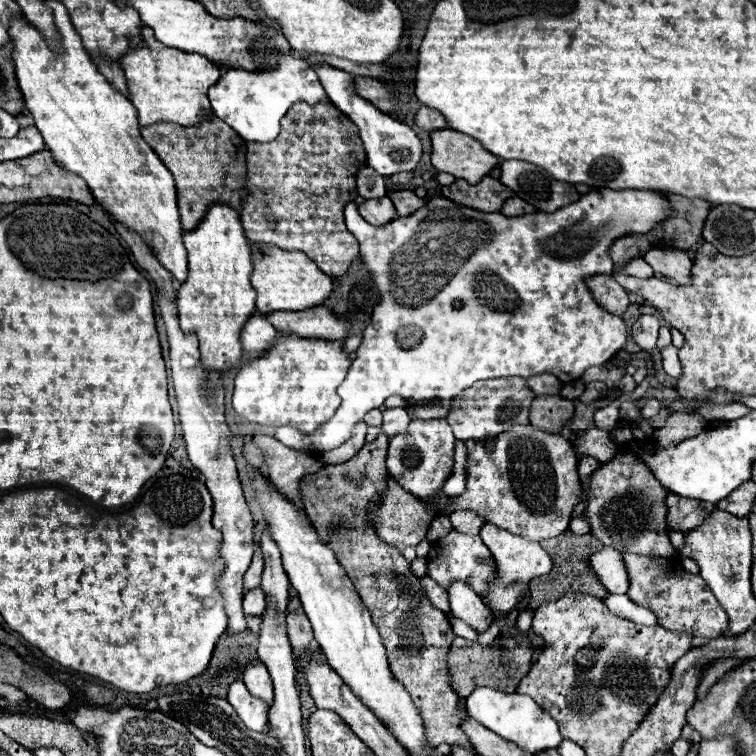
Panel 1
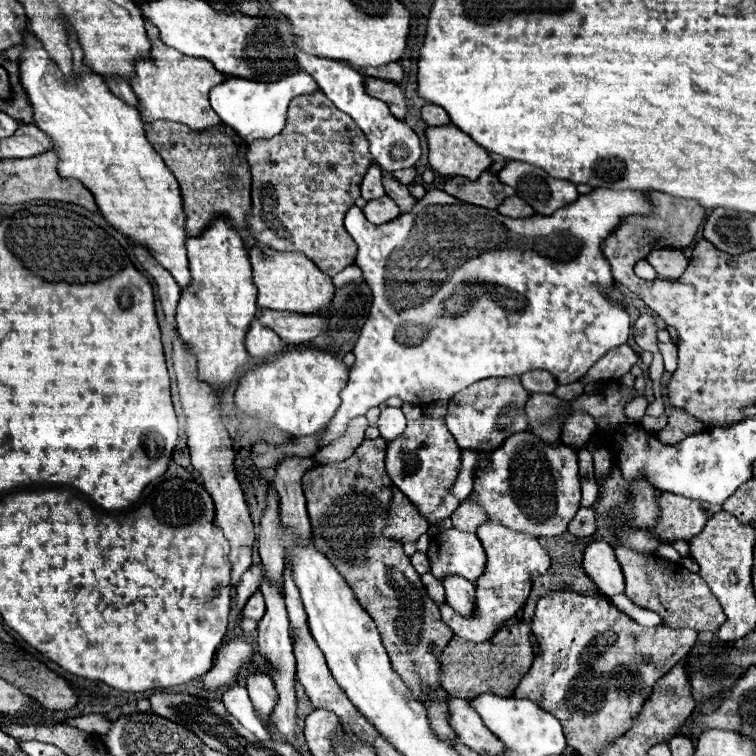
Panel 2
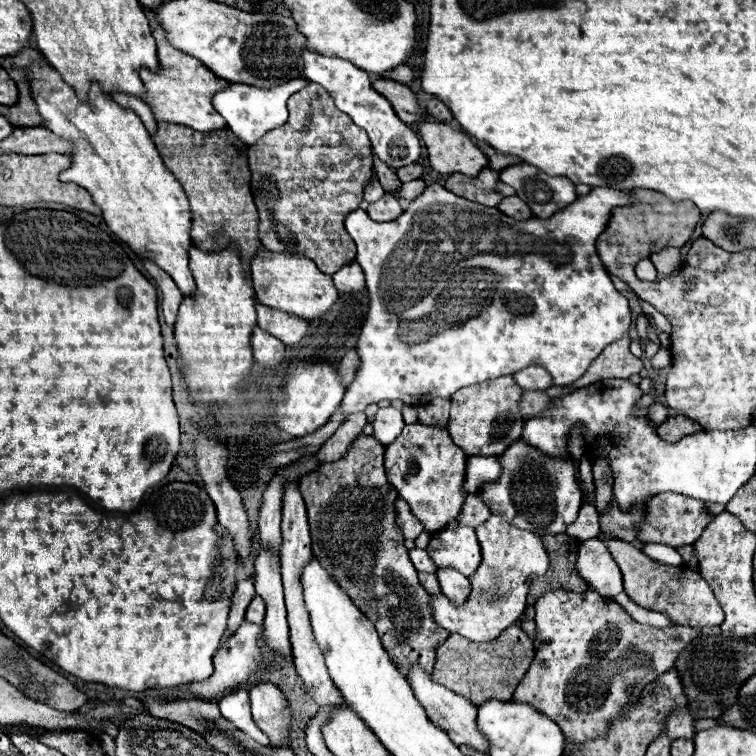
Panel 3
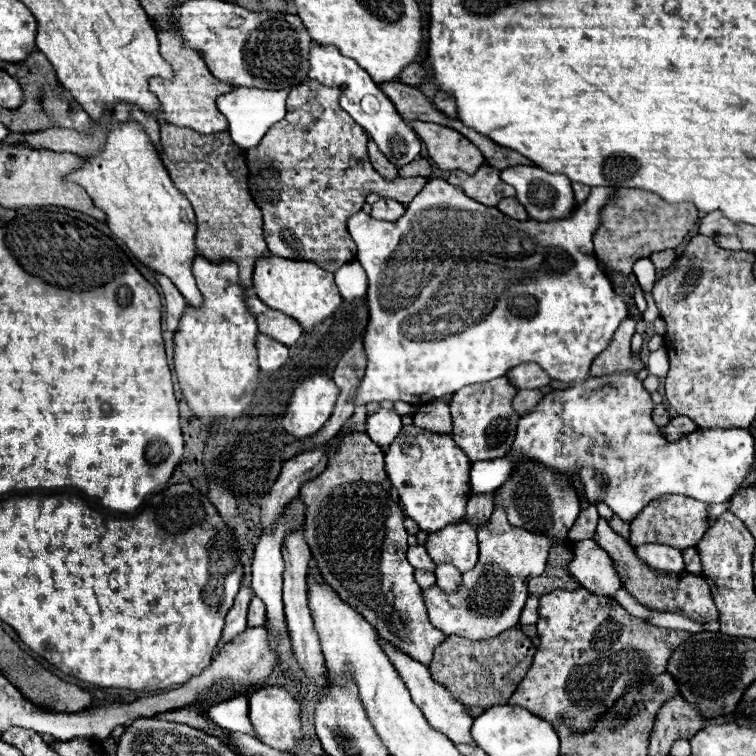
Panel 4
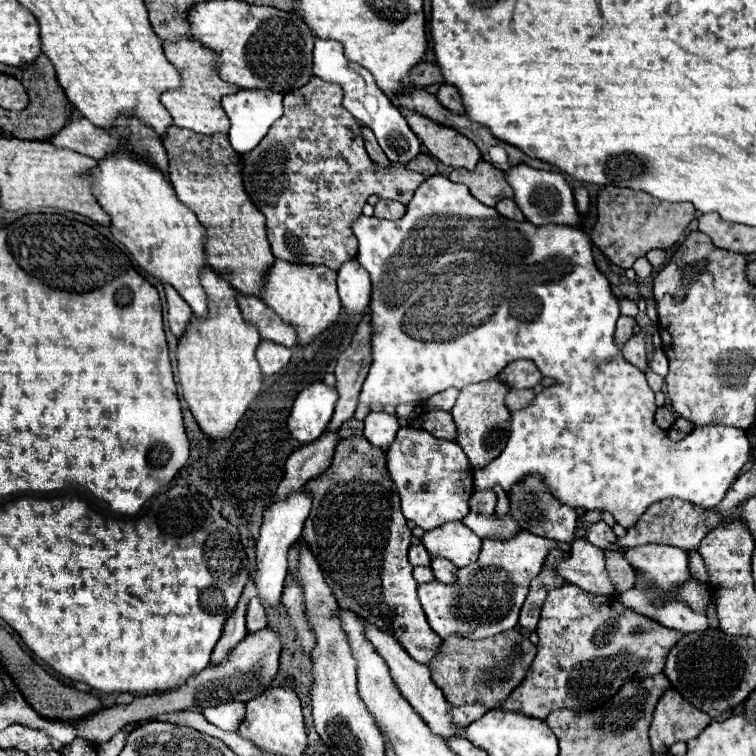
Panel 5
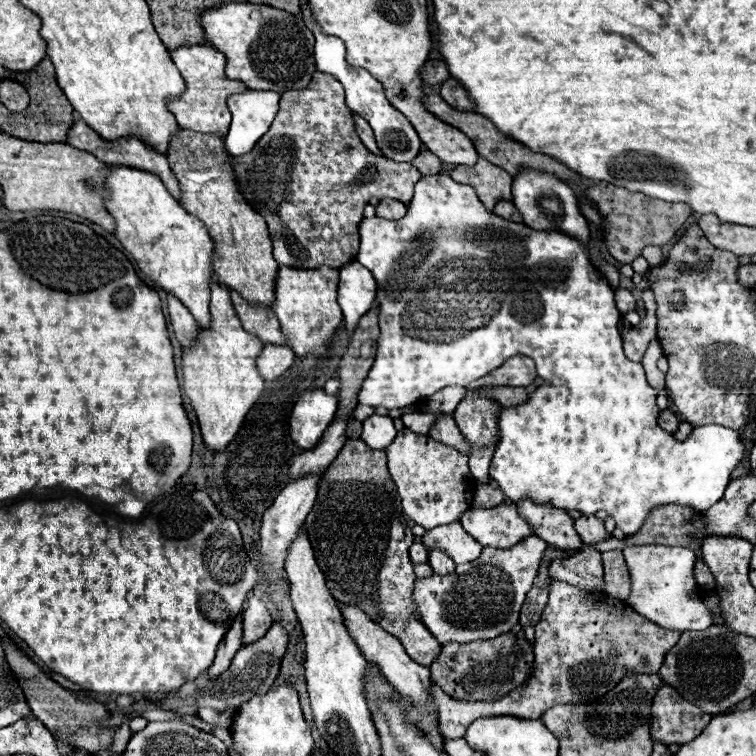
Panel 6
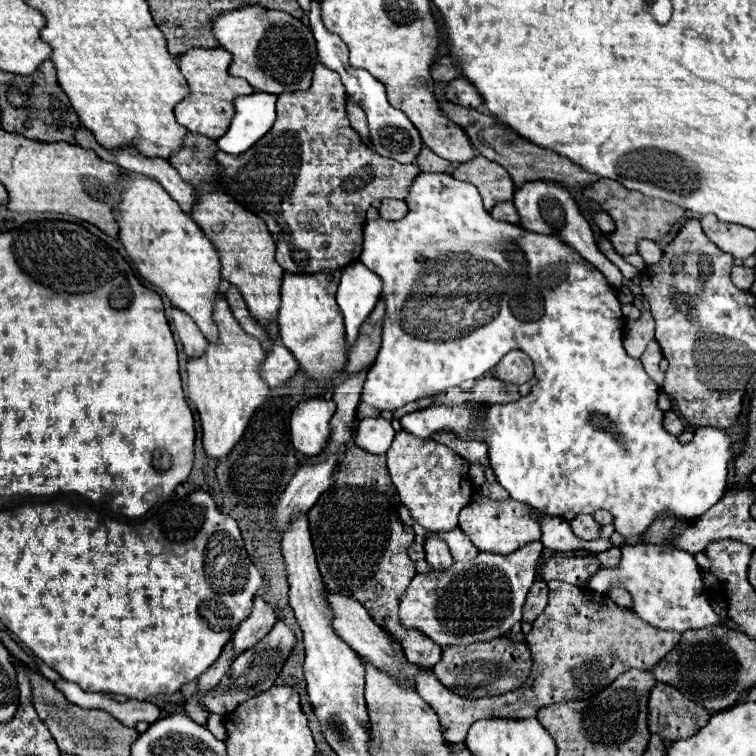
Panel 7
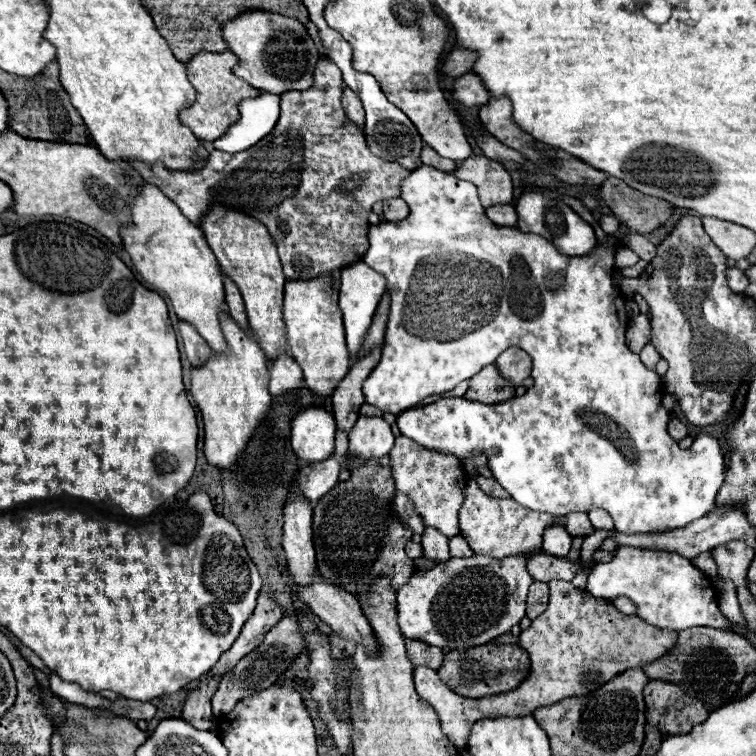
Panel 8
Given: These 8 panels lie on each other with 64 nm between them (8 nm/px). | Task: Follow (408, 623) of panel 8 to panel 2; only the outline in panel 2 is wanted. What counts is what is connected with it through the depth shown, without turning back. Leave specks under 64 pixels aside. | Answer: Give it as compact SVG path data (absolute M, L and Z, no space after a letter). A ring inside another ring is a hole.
M488 520L486 524L482 524L476 530L476 534L486 550L488 562L486 562L482 576L476 580L474 610L470 616L462 616L456 610L452 610L446 602L442 602L440 604L440 618L448 628L452 628L452 632L456 636L460 636L468 642L480 644L480 642L488 642L506 620L514 618L520 612L520 608L524 606L524 602L530 594L532 578L548 572L550 556L538 544L536 538L532 538L530 534L524 534L524 532L510 530L510 528L502 526L500 522Z

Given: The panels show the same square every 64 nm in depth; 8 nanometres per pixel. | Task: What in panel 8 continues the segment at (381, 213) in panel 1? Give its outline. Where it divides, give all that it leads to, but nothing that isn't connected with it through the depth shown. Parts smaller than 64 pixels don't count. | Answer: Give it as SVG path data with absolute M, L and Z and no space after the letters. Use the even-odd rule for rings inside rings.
M390 198L390 200L384 202L386 220L398 222L398 220L404 220L408 214L410 214L410 208L408 208L408 204L402 198Z

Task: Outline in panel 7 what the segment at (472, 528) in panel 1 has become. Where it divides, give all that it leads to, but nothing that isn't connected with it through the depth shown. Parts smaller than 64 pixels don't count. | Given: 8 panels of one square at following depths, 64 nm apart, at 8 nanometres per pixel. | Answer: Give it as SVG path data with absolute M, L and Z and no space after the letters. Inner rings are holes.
M484 482L480 486L480 492L484 498L490 498L490 500L506 500L508 498L508 492L496 482Z

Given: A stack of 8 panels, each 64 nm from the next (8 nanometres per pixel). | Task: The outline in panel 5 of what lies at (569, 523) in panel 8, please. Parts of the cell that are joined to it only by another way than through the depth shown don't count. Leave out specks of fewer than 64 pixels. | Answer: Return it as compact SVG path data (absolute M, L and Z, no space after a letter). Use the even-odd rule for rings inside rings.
M602 520L594 522L594 524L588 524L584 540L588 540L590 544L594 544L594 546L598 546L602 550L620 550L620 548L614 546L616 536L614 536L612 528L606 522L602 522Z

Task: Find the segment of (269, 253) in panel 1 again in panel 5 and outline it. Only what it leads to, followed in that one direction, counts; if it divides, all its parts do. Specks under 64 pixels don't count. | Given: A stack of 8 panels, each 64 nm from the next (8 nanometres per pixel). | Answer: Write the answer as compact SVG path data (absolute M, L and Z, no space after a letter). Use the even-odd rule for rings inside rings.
M276 260L268 270L262 300L296 330L298 346L308 346L338 320L342 304L336 292L336 276L338 272L328 270L326 266L300 266L284 260Z

